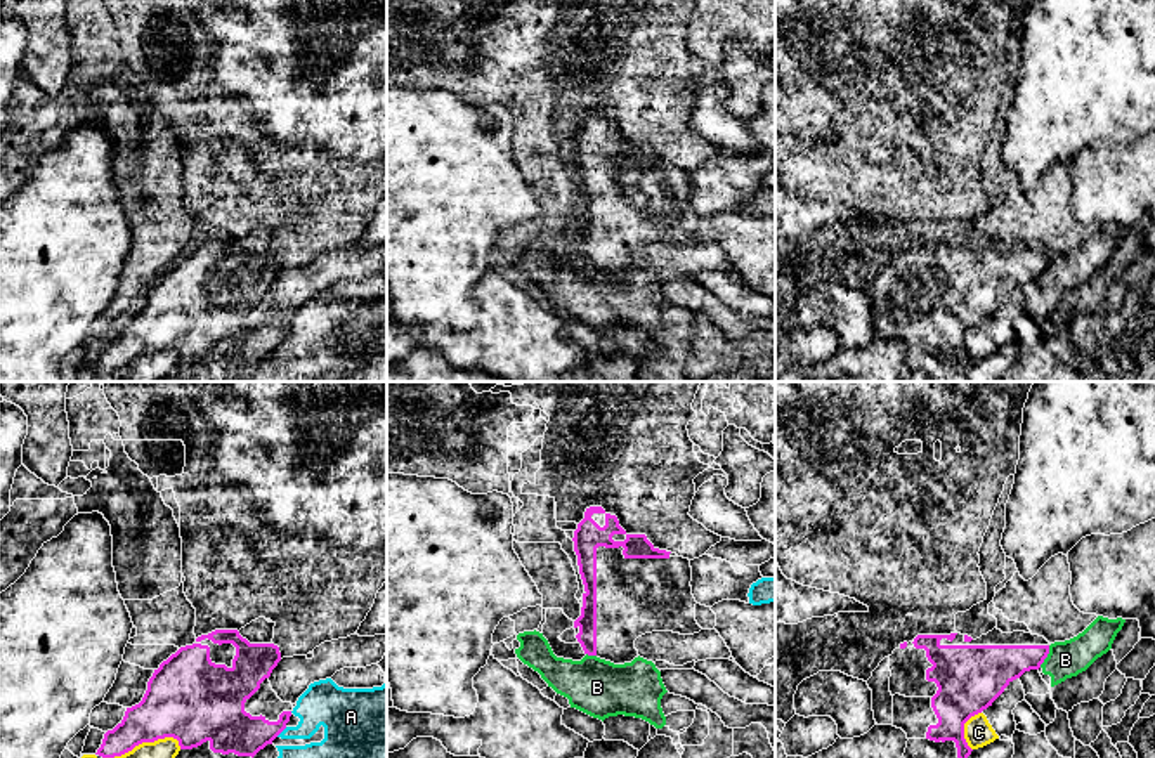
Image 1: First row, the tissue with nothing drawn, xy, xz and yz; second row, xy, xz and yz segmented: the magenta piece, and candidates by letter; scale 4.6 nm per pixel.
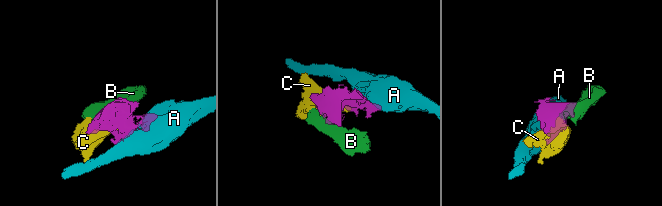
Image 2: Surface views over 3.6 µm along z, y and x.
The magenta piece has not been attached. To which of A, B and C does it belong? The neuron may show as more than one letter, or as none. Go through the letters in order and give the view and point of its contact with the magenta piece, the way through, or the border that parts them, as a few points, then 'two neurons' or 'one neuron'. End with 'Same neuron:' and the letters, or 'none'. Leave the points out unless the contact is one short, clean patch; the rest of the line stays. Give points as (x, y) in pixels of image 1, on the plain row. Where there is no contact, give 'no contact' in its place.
A: contact xy (281, 342); border xy (287, 339), (276, 347); two neurons
B: contact yz (1046, 267); border yz (1050, 257), (1050, 264), (1039, 278); two neurons
C: contact yz (963, 340); two neurons
Same neuron: none

